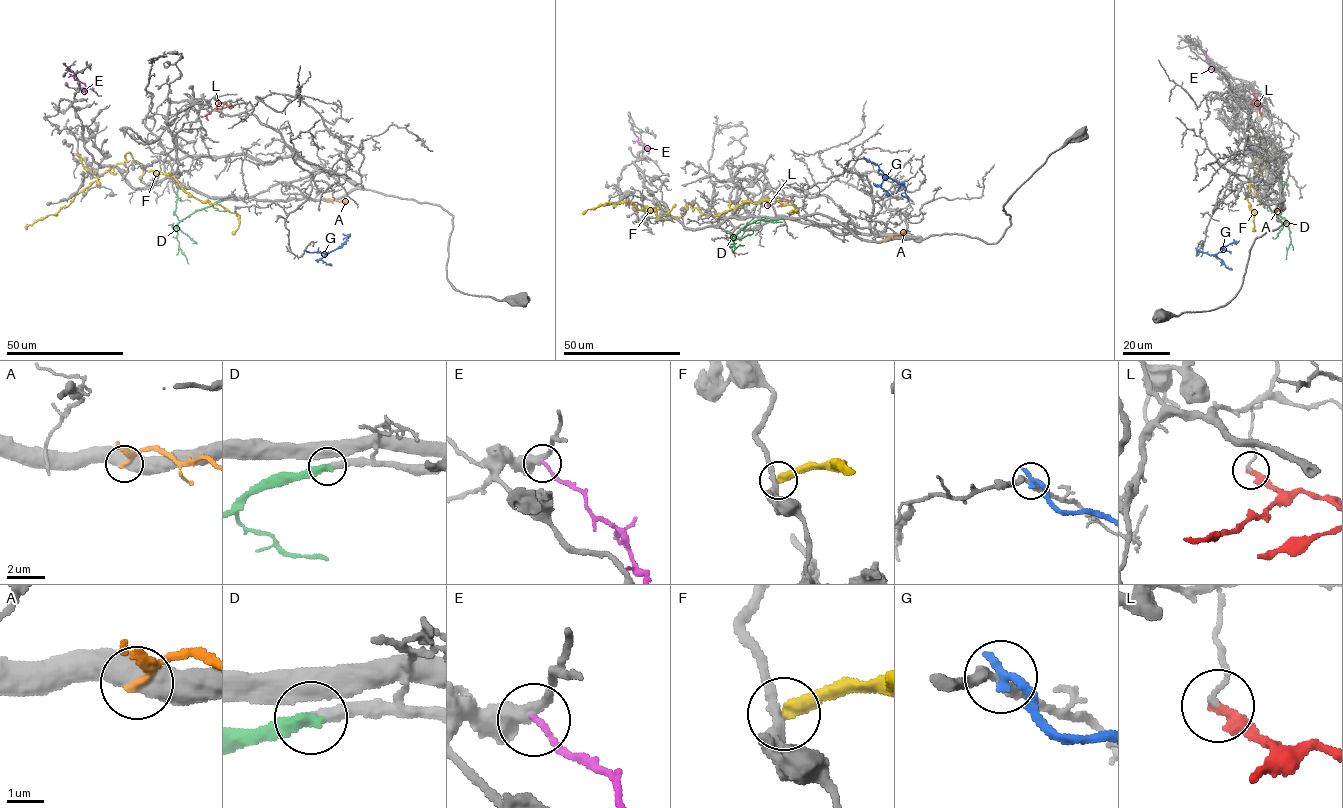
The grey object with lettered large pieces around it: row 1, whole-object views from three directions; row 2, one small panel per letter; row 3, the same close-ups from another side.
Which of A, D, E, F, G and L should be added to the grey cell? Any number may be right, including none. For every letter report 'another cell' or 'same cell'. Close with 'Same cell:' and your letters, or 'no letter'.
A: another cell
D: same cell
E: another cell
F: another cell
G: another cell
L: another cell
Same cell: D

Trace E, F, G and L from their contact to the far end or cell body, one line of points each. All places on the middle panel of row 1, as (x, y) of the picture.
E: (633, 131), (639, 144), (650, 147), (648, 153)
F: (633, 206), (665, 220), (681, 217), (687, 203), (715, 215), (744, 202), (776, 200), (793, 206), (789, 213)
G: (864, 158), (903, 185), (908, 200)
L: (776, 195), (779, 199), (767, 205), (769, 207)

